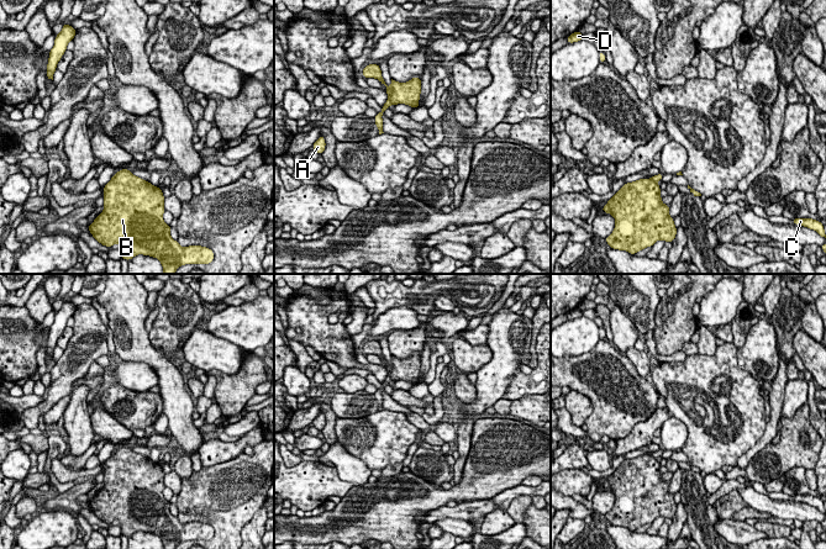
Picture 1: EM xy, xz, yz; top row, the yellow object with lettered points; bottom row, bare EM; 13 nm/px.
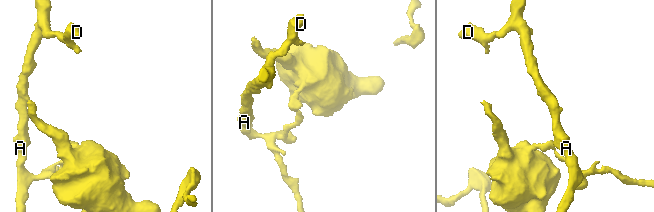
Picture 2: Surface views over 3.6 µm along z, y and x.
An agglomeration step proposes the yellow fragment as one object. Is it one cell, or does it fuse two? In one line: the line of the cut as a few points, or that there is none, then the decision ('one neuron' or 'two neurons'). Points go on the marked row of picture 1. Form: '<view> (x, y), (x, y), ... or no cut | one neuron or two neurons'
xz (388, 98), (392, 103) | two neurons

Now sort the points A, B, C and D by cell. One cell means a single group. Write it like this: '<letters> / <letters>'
A C D / B

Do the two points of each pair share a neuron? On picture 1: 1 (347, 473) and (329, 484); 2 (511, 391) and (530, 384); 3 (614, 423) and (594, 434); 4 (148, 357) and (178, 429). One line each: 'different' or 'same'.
1: different
2: same
3: same
4: same

